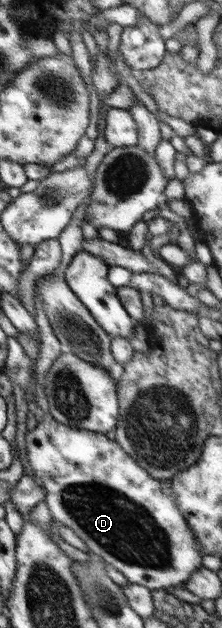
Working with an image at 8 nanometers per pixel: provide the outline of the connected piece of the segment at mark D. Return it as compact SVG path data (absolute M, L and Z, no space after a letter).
M51 417L38 422L32 431L28 431L25 434L25 440L27 448L26 458L35 475L42 479L46 494L45 501L50 514L53 516L53 520L71 528L84 541L84 544L86 544L90 551L98 554L98 556L102 556L108 564L112 564L118 572L122 572L126 576L128 583L145 586L150 590L177 586L184 584L196 569L203 566L201 550L199 549L199 544L197 544L198 540L195 540L193 530L189 527L181 509L177 507L170 479L164 481L150 476L150 473L146 472L146 469L142 468L136 461L133 461L133 458L126 454L115 440L108 439L104 433L82 430L81 428L70 428L56 422Z

